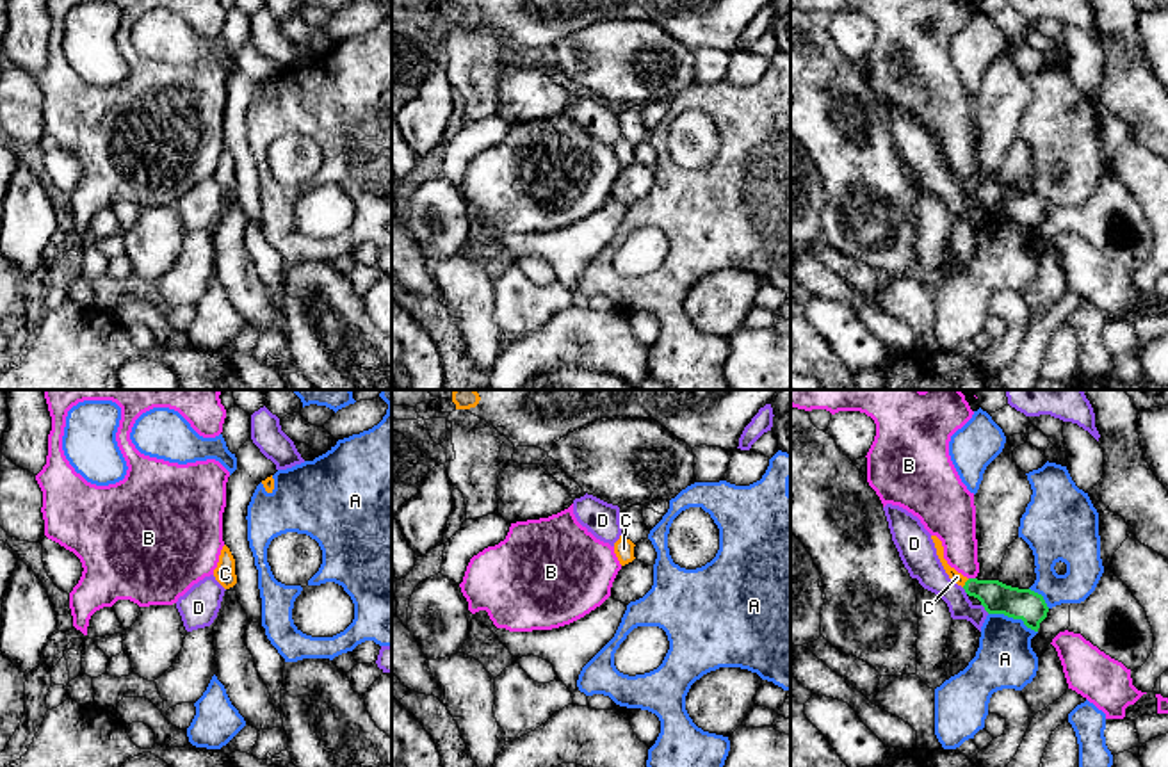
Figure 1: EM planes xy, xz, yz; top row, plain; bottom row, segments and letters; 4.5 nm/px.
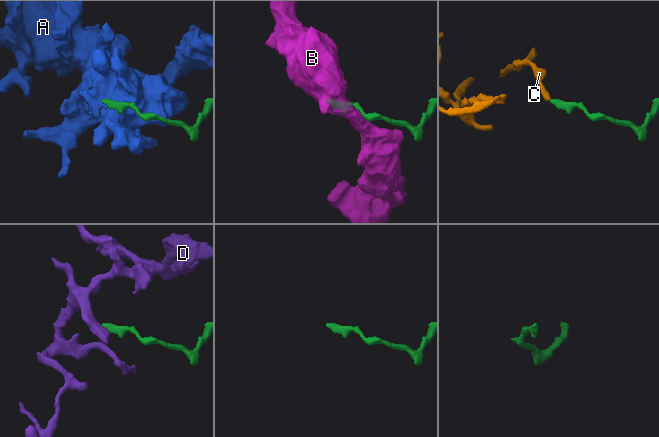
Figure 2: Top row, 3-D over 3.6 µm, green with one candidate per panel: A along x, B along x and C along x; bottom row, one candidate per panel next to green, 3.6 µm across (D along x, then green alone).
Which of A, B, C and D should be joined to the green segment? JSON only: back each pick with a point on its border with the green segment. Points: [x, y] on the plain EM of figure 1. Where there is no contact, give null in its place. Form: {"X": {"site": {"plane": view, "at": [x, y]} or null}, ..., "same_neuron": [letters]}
{"C": {"site": {"plane": "yz", "at": [965, 184]}}, "same_neuron": ["C"]}

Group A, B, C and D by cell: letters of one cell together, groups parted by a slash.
A / B / C / D

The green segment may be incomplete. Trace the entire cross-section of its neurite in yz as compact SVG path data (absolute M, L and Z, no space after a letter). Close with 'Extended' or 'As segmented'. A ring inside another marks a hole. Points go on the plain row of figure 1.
M931 137L931 141L949 180L961 187L969 198L977 199L988 215L1004 215L1013 221L1022 221L1027 230L1038 233L1040 224L1049 214L1042 196L1031 190L1011 189L999 182L967 180L944 160L942 142L937 137Z. Extended

